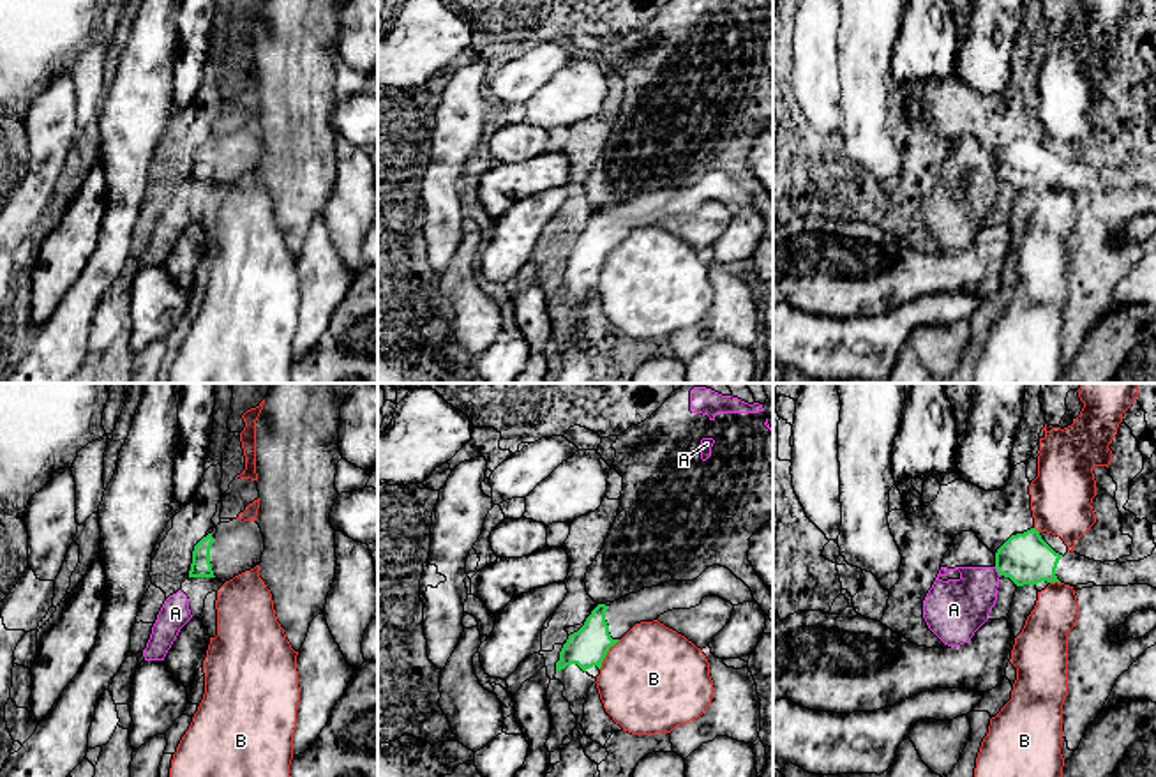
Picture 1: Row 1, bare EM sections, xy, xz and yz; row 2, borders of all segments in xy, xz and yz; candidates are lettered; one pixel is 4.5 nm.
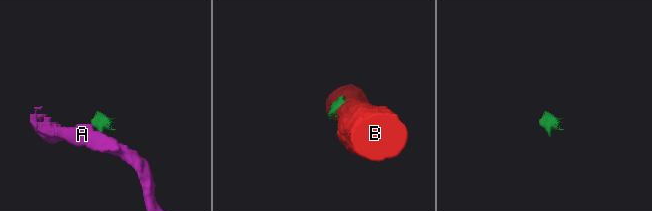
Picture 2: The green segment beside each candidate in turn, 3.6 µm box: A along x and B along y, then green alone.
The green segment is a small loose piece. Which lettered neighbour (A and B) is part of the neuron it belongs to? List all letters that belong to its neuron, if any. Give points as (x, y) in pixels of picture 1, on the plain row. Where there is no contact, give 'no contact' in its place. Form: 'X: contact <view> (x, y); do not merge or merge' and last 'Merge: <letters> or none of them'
A: contact yz (998, 175); do not merge
B: contact xz (606, 258); do not merge
Merge: none of them

